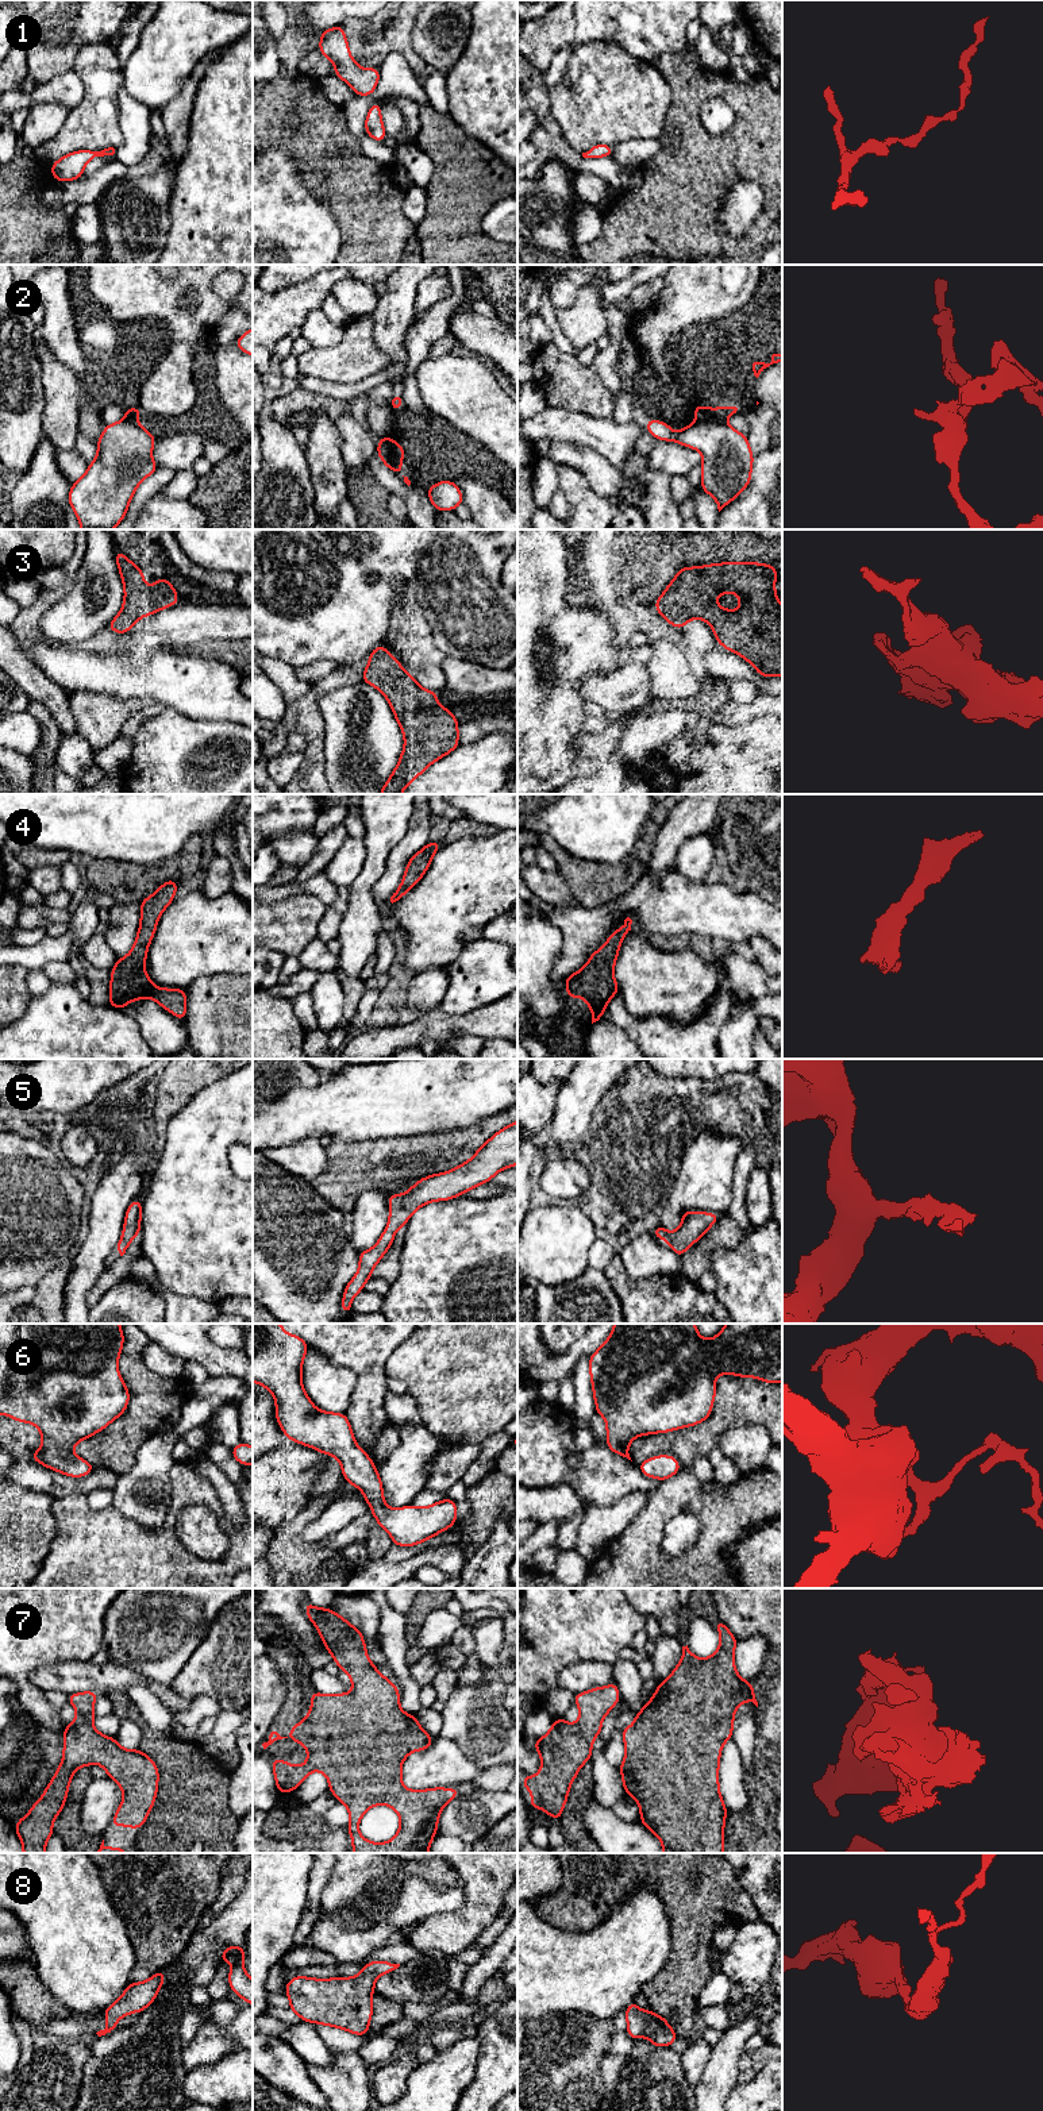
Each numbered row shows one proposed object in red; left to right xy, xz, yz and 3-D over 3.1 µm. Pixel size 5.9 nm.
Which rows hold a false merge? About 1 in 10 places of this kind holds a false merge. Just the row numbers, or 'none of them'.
2

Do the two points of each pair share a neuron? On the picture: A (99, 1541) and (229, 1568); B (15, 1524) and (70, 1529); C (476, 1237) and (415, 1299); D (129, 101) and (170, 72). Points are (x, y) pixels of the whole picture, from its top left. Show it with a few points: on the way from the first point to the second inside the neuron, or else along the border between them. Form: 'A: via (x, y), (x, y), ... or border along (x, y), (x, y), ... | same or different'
A: via (131, 1570), (196, 1570) | same
B: border along (56, 1498), (52, 1505), (56, 1536), (45, 1557) | different
C: via (462, 1254), (431, 1285) | same
D: border along (123, 87), (130, 95), (151, 110) | different

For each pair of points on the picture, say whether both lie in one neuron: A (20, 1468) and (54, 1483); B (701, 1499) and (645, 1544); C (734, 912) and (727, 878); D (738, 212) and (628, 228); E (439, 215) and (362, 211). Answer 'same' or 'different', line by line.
A: same
B: same
C: different
D: different
E: different

